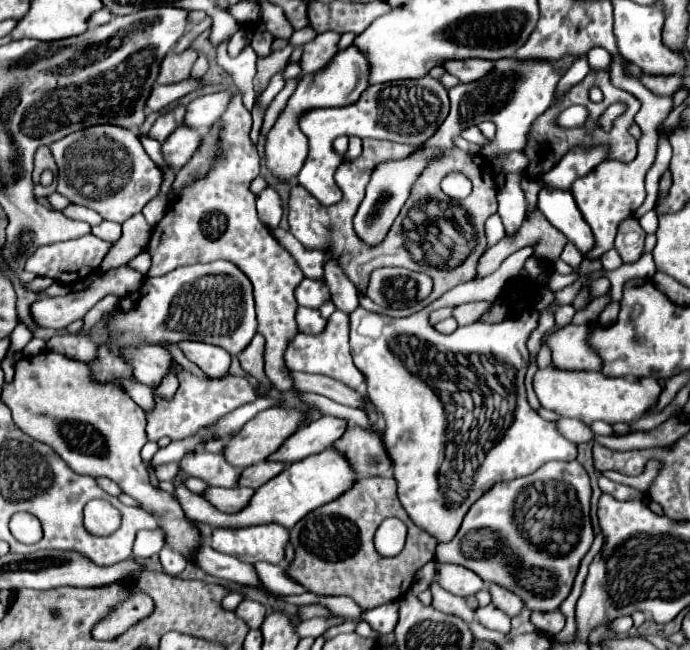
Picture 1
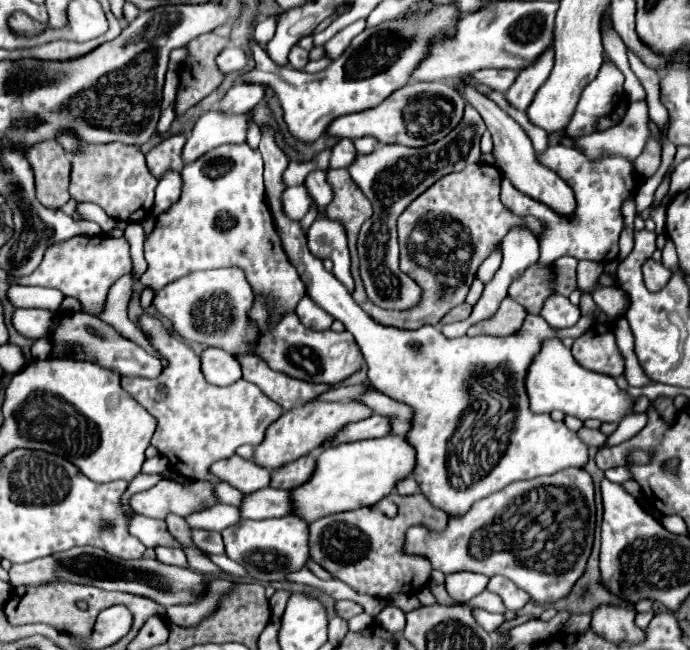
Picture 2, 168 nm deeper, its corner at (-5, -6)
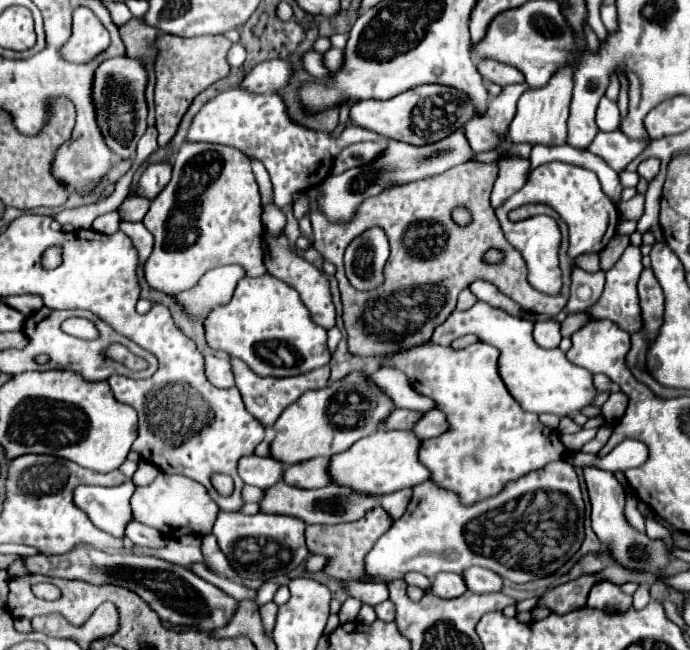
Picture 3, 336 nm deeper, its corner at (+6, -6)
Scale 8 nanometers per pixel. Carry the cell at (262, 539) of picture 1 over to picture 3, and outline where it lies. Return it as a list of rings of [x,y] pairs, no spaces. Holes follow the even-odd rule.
[[[219,511],[217,521],[213,525],[213,535],[217,537],[219,549],[229,559],[231,567],[243,579],[261,579],[261,581],[277,581],[287,577],[293,569],[297,569],[309,555],[305,547],[305,523],[287,515],[241,515],[241,513],[225,513]]]

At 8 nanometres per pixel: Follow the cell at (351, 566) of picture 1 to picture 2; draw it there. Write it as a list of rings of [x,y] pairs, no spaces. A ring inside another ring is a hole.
[[[390,493],[372,507],[360,507],[356,511],[316,519],[316,523],[310,525],[310,557],[358,593],[380,599],[390,593],[416,593],[428,583],[432,571],[426,559],[404,555],[402,551],[404,533],[416,523],[424,523],[432,529],[444,529],[448,515],[438,507],[432,507],[422,493],[410,497]]]

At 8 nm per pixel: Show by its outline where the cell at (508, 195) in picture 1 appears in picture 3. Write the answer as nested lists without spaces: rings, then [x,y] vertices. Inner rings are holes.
[[[477,301],[467,311],[453,311],[445,323],[435,327],[431,341],[437,345],[449,345],[453,339],[475,333],[481,341],[497,347],[501,351],[499,357],[499,373],[505,381],[509,393],[515,401],[531,413],[555,413],[559,417],[573,417],[583,407],[589,407],[595,397],[597,389],[593,385],[593,375],[573,365],[561,349],[543,349],[533,341],[533,323],[513,317],[501,309],[491,307],[489,303]]]

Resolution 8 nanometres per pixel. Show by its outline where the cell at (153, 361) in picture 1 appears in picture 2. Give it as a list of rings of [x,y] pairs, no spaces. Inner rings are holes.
[[[66,311],[66,313],[58,313],[58,315],[60,315],[60,323],[56,325],[56,331],[52,331],[52,335],[50,335],[52,357],[74,359],[74,361],[90,361],[98,367],[110,369],[110,371],[124,375],[124,377],[150,377],[152,379],[152,377],[158,377],[162,373],[160,359],[152,357],[150,353],[146,353],[136,343],[124,339],[112,325],[104,323],[102,319],[86,315],[86,313],[76,313],[76,311]],[[86,325],[92,325],[96,331],[100,331],[102,337],[88,333]]]

